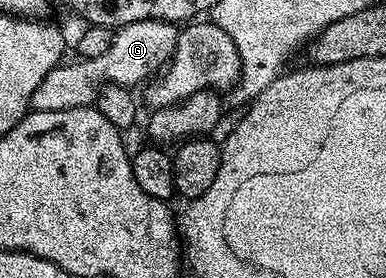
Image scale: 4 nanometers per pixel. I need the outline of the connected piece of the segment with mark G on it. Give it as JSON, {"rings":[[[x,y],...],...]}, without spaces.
{"rings":[[[145,20],[126,24],[114,32],[112,46],[108,46],[108,51],[100,54],[100,58],[79,59],[78,64],[63,62],[46,74],[44,82],[36,86],[36,94],[32,94],[31,109],[35,112],[43,112],[44,110],[85,108],[97,101],[103,84],[135,86],[134,84],[141,85],[149,81],[163,67],[163,64],[171,59],[177,44],[178,33],[179,29],[169,20]]]}

